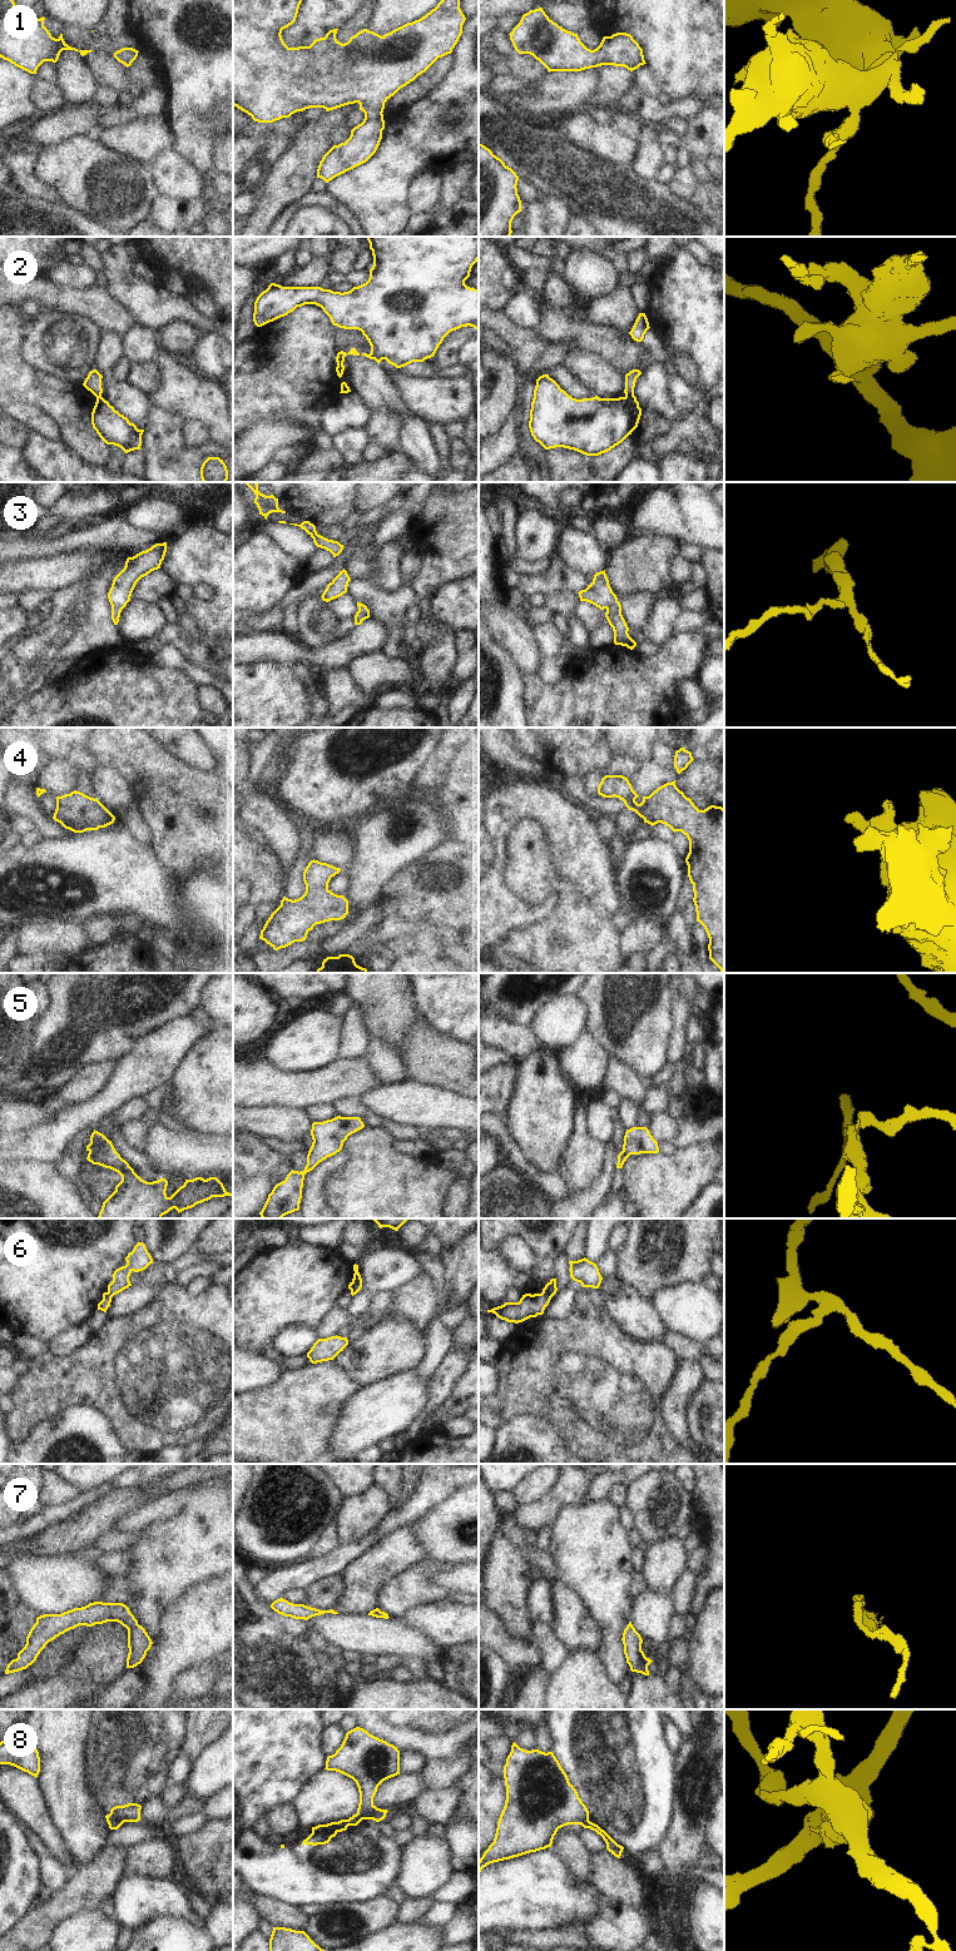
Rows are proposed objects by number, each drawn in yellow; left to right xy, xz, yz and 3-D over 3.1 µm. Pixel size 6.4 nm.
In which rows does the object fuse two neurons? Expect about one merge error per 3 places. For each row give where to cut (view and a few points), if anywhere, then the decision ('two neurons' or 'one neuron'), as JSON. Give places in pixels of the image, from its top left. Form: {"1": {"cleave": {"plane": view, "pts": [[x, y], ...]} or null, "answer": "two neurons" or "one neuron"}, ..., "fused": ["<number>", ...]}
{"1": {"cleave": null, "answer": "one neuron"}, "2": {"cleave": {"plane": "yz", "pts": [[633, 395], [625, 397]]}, "answer": "two neurons"}, "3": {"cleave": null, "answer": "one neuron"}, "4": {"cleave": null, "answer": "one neuron"}, "5": {"cleave": null, "answer": "one neuron"}, "6": {"cleave": {"plane": "xz", "pts": [[360, 1276], [351, 1290]]}, "answer": "two neurons"}, "7": {"cleave": null, "answer": "one neuron"}, "8": {"cleave": {"plane": "xy", "pts": [[109, 1813], [123, 1822]]}, "answer": "two neurons"}, "fused": ["2", "6", "8"]}

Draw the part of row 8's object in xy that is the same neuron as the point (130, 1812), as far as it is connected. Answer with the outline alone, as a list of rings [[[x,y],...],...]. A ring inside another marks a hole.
[[[128,1803],[124,1806],[115,1806],[110,1809],[110,1813],[114,1820],[119,1822],[138,1822],[140,1821],[140,1809],[142,1806],[138,1803]]]

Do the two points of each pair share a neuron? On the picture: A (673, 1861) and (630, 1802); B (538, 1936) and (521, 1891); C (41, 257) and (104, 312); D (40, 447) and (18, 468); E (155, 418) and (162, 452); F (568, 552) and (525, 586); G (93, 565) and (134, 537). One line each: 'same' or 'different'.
A: different
B: different
C: different
D: different
E: same
F: different
G: different

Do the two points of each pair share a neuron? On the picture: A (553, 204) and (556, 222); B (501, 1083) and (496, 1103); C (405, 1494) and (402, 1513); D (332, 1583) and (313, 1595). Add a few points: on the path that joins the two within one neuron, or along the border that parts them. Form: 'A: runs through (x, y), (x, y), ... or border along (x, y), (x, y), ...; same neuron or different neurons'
A: runs through (554, 208), (556, 218); same neuron
B: runs through (496, 1088), (496, 1098); same neuron
C: border along (417, 1478), (411, 1495), (392, 1509); different neurons
D: runs through (327, 1588), (318, 1594); same neuron

